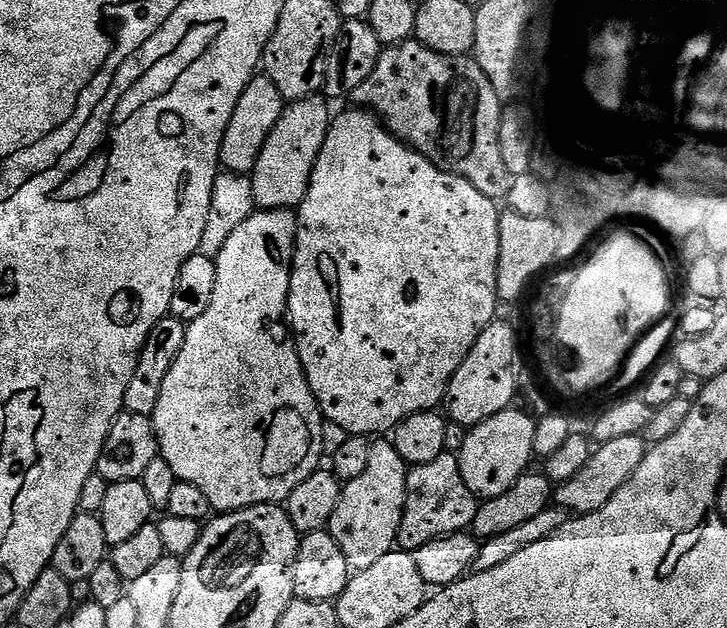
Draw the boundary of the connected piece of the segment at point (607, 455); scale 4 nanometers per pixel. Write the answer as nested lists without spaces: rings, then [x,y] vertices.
[[[640,436],[614,438],[614,442],[600,444],[593,451],[588,465],[578,474],[574,474],[574,478],[570,478],[555,489],[555,507],[564,509],[576,518],[600,512],[602,506],[606,506],[606,502],[610,502],[610,498],[614,498],[614,494],[618,494],[618,490],[626,486],[626,482],[630,482],[634,470],[638,470],[638,466],[644,461],[645,451],[646,444]]]

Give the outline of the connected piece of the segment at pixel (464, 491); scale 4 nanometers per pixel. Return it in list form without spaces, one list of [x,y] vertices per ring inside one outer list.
[[[446,451],[434,462],[409,467],[404,481],[404,513],[400,523],[398,544],[403,551],[415,552],[443,536],[471,529],[478,498],[466,486],[460,473],[460,461]]]

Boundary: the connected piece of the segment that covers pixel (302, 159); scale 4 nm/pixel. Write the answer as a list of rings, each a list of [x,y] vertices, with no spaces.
[[[317,94],[307,96],[304,100],[291,101],[285,107],[274,130],[270,130],[262,146],[262,154],[258,154],[258,162],[250,173],[252,193],[257,209],[299,209],[302,198],[306,198],[314,162],[322,150],[322,142],[325,141],[328,133],[330,111],[328,112],[327,106],[329,107],[325,97]]]

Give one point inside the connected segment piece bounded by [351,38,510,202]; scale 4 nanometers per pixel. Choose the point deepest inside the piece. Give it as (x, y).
(443, 107)

